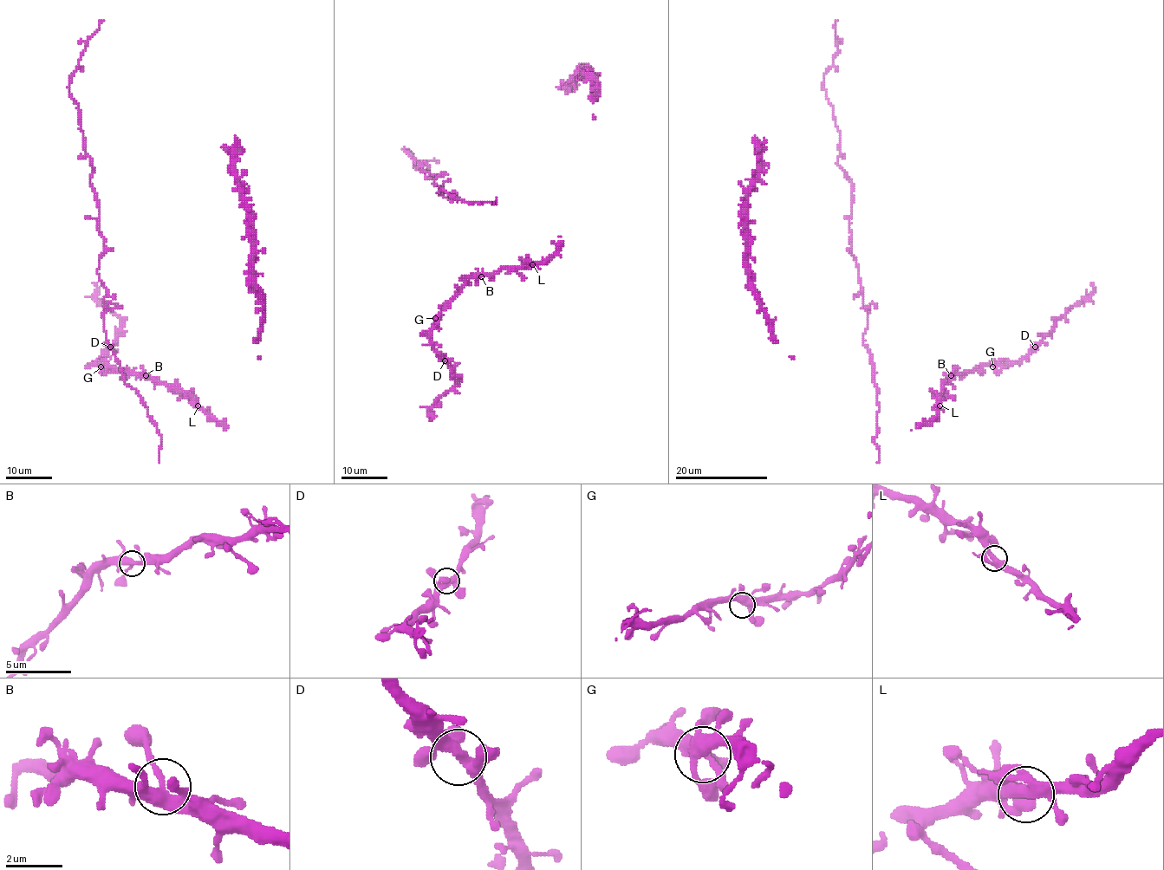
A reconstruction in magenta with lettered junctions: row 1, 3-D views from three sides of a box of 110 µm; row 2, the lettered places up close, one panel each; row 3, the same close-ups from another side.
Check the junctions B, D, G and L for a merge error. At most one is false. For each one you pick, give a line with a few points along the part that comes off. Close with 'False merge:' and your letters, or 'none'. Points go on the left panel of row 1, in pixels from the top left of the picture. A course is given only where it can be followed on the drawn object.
False merge: none

